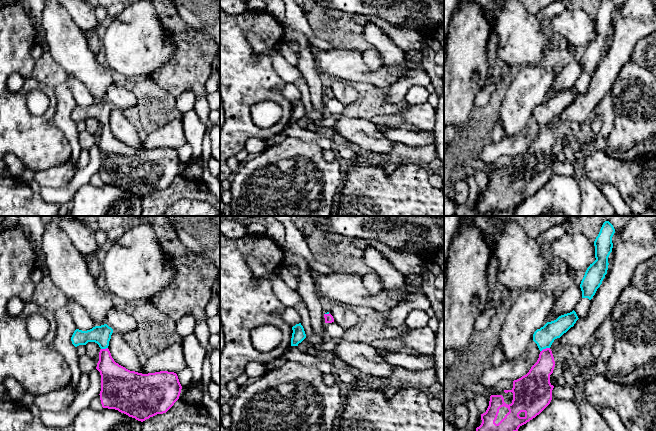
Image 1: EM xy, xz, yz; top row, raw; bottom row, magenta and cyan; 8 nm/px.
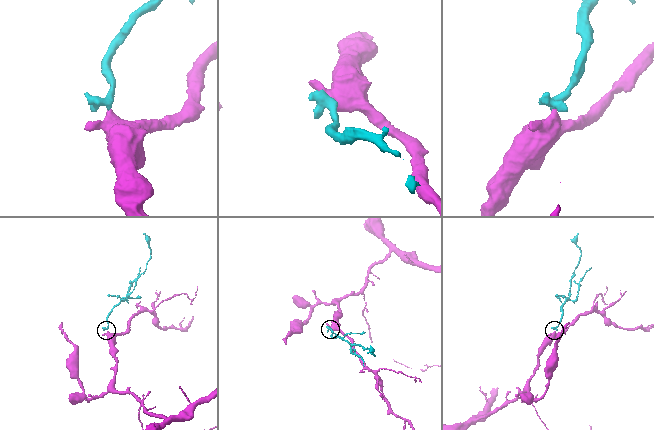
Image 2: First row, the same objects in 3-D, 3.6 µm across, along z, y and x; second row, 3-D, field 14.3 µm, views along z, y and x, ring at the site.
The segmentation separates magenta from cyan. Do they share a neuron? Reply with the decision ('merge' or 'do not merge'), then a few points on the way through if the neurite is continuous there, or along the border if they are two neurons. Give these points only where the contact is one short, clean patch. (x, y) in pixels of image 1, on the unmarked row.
merge; way yz (538, 154), (545, 141), (546, 124), (544, 113)

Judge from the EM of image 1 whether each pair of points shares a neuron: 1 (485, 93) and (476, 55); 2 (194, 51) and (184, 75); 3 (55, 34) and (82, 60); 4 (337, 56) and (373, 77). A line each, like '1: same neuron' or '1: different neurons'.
1: different neurons
2: same neuron
3: same neuron
4: same neuron

